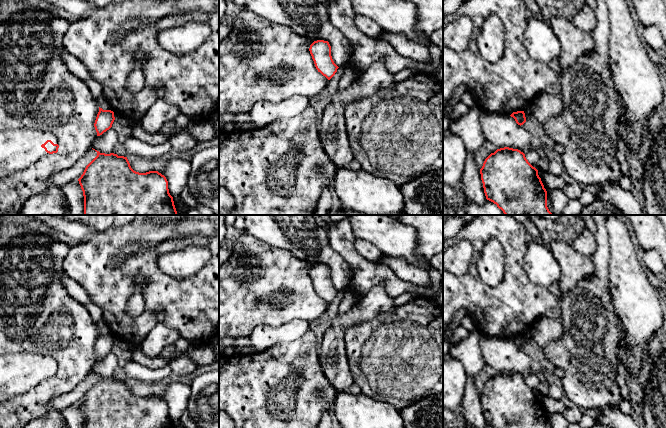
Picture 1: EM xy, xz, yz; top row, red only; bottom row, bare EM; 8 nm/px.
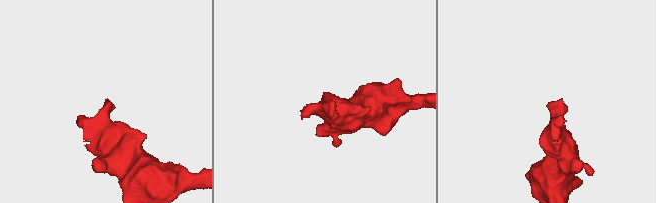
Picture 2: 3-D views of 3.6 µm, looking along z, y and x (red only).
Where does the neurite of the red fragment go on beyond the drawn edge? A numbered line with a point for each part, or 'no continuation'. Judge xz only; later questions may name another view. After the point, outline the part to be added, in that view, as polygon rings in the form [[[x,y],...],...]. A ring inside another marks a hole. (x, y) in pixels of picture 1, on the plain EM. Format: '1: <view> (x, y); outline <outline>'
no continuation

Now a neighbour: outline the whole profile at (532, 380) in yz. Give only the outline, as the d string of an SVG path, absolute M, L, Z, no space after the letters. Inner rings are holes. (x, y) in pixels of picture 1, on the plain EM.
M532 372L526 376L524 376L526 383L528 386L535 392L537 392L537 387L540 383L540 380L536 374L536 372Z

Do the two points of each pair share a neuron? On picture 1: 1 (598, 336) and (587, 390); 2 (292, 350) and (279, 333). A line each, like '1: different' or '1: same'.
1: same
2: different

